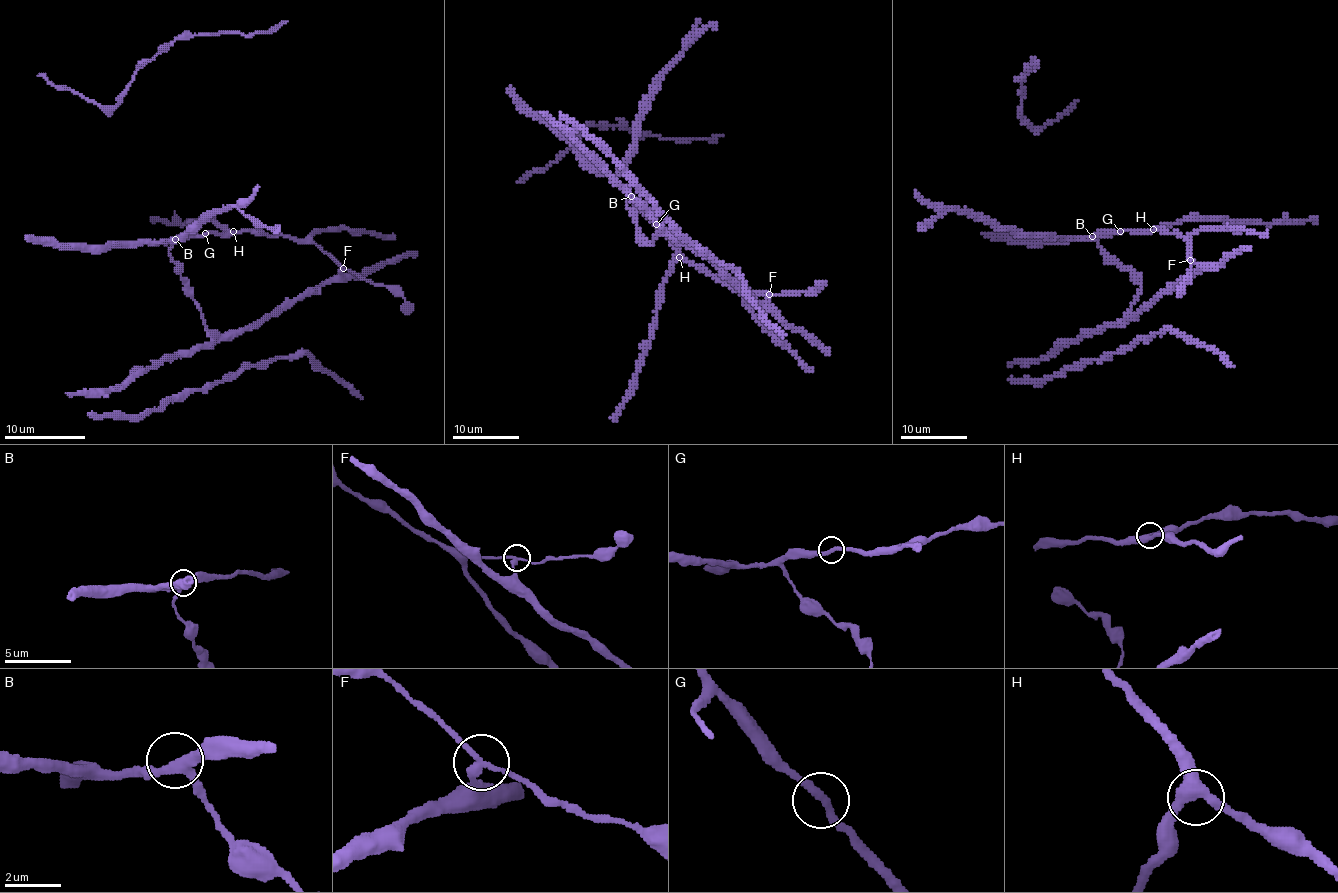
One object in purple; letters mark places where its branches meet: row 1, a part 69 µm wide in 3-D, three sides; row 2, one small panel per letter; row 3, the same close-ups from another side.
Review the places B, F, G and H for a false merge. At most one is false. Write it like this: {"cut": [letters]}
{"cut": []}

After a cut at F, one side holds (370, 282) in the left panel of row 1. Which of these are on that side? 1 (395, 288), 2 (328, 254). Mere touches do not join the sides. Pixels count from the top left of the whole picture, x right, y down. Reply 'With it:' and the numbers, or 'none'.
With it: 1, 2

